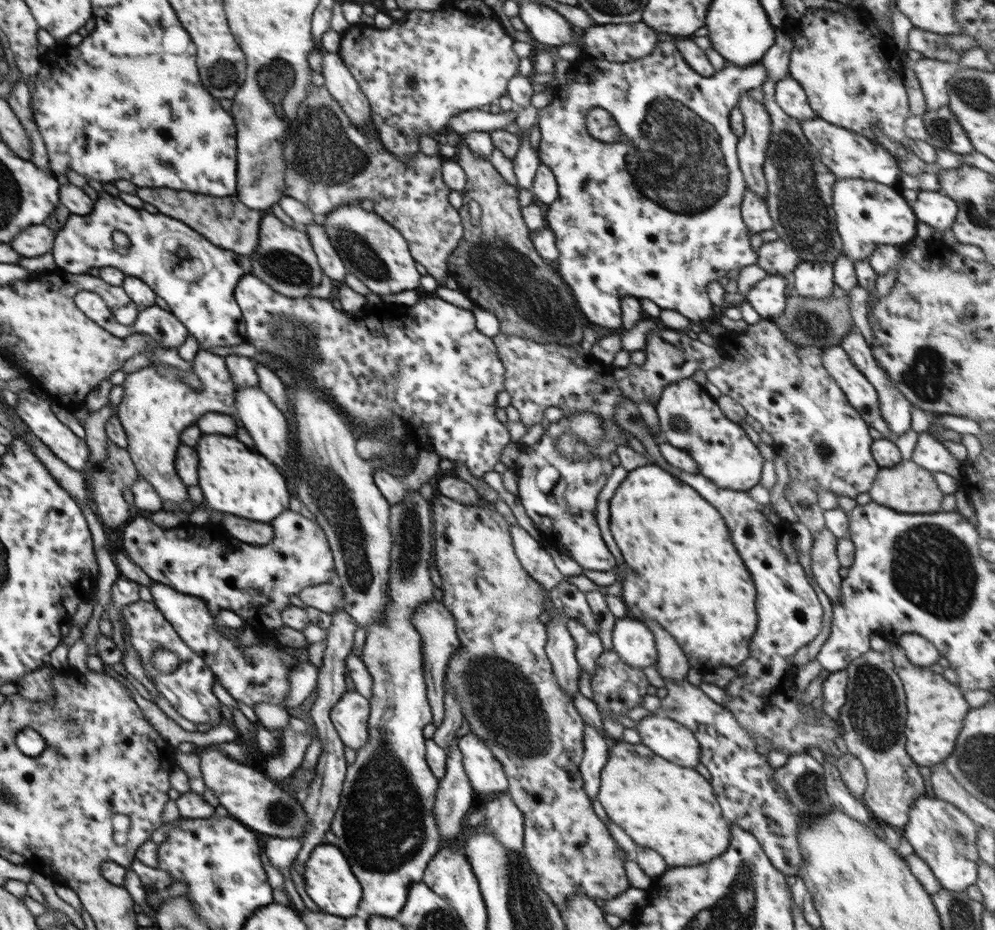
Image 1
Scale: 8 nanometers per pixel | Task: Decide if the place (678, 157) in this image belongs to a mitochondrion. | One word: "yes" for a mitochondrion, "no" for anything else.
yes

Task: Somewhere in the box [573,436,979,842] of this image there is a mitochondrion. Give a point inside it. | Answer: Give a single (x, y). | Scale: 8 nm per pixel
(874, 708)

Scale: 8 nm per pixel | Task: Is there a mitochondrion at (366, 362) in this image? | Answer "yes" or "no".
no

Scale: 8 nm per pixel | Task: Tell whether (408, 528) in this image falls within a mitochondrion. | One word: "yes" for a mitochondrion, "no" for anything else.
yes

